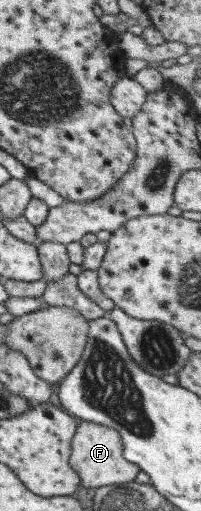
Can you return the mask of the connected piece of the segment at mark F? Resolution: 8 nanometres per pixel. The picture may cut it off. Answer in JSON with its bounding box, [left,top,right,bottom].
[69,421,137,487]

